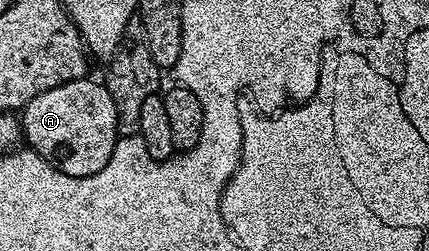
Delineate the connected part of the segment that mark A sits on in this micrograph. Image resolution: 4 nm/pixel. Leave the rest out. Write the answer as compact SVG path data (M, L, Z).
M89 80L51 87L51 91L35 95L35 99L31 99L31 103L27 103L19 113L28 148L72 177L86 177L103 171L111 159L111 151L115 151L119 144L115 102L109 88L100 80Z

